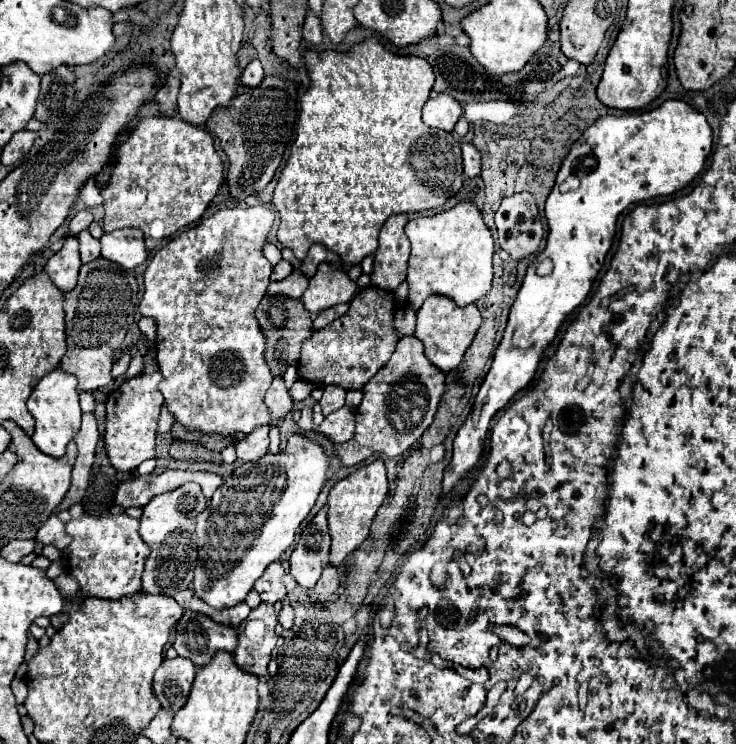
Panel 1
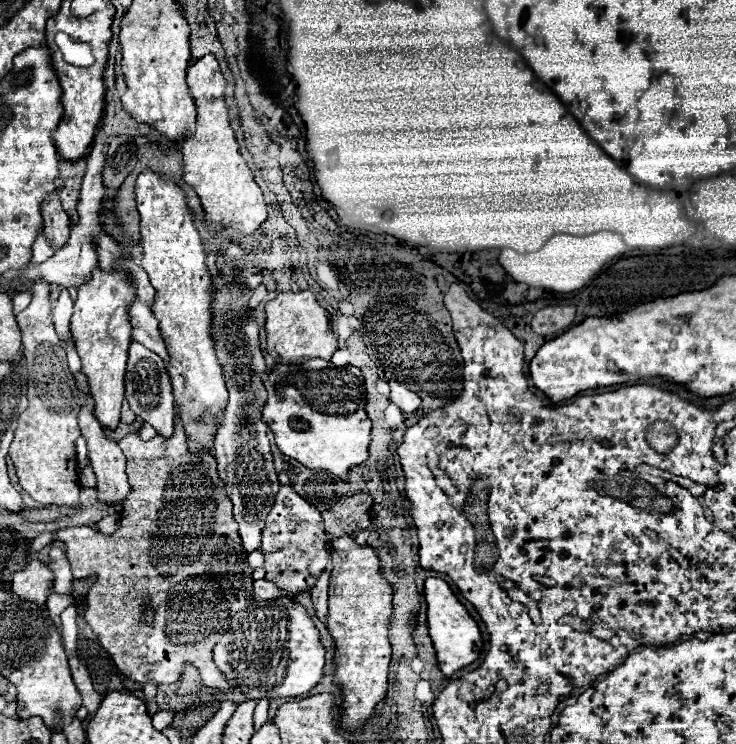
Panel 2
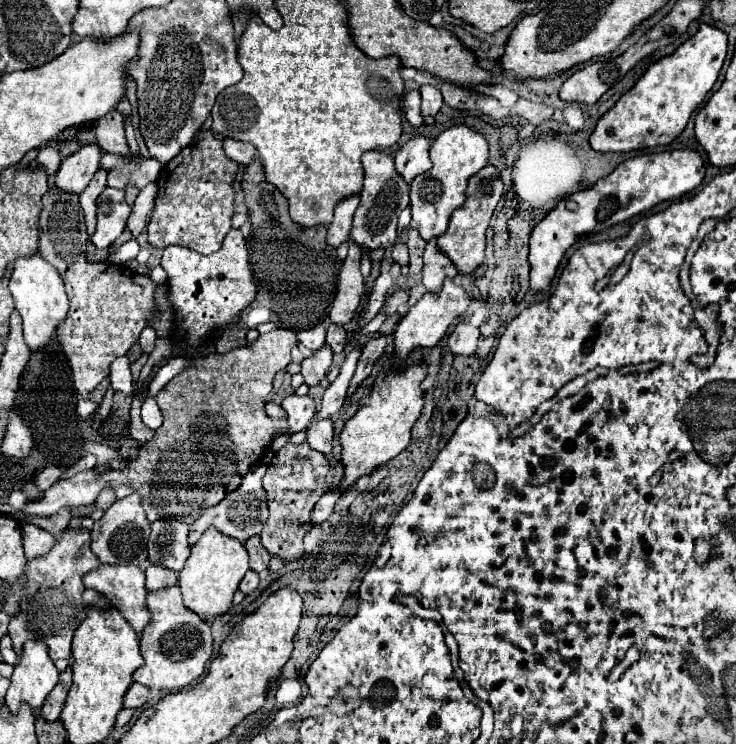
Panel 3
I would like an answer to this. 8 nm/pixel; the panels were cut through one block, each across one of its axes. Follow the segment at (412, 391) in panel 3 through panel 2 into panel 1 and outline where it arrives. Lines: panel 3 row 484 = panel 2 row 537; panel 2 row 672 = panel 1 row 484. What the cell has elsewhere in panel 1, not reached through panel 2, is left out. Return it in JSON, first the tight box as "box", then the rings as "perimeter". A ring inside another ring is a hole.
{"box":[326,458,388,566],"perimeter":[[[376,458],[368,466],[358,468],[356,472],[352,472],[350,476],[346,476],[344,480],[340,480],[332,486],[332,490],[328,494],[328,504],[326,504],[328,532],[332,538],[332,548],[330,548],[332,566],[340,566],[344,562],[344,558],[350,552],[354,552],[368,538],[372,518],[376,516],[376,510],[380,508],[386,494],[388,494],[388,480],[386,480],[384,462],[380,458]]]}

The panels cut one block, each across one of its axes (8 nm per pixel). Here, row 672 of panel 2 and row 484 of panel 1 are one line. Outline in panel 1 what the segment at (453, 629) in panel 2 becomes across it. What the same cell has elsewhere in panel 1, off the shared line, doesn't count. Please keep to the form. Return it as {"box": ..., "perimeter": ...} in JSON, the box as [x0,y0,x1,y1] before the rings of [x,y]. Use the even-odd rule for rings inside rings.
{"box":[444,100,712,492],"perimeter":[[[666,100],[662,106],[640,114],[600,116],[572,144],[568,156],[560,164],[556,186],[546,200],[546,220],[550,230],[542,256],[550,258],[554,268],[548,276],[538,276],[534,270],[524,276],[490,372],[478,390],[468,420],[454,438],[454,454],[448,466],[448,474],[452,476],[444,476],[444,492],[450,492],[452,486],[480,462],[492,416],[502,410],[516,392],[530,384],[544,348],[554,340],[556,330],[566,316],[586,300],[612,246],[620,212],[634,202],[668,196],[688,186],[692,178],[704,170],[710,150],[712,128],[704,114],[682,100]],[[570,174],[580,178],[580,188],[562,194],[558,186]]]}

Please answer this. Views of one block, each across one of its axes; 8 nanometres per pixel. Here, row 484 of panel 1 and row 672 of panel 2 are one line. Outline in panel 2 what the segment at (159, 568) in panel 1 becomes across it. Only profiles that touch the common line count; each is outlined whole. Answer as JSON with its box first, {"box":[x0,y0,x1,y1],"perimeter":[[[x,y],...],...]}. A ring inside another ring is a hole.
{"box":[176,662,202,696],"perimeter":[[[186,662],[186,664],[184,664],[184,674],[182,674],[182,678],[180,678],[180,686],[178,686],[176,694],[178,694],[178,696],[192,696],[192,694],[196,694],[196,690],[200,690],[200,688],[202,688],[202,680],[200,680],[200,676],[198,676],[196,666],[190,664],[190,662]]]}

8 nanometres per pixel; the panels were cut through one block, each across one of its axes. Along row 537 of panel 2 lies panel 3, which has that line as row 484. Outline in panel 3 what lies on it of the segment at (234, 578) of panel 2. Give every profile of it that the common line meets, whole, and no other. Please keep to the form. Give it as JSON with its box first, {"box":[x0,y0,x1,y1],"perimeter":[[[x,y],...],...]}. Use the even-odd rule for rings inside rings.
{"box":[24,328,298,524],"perimeter":[[[276,328],[268,334],[262,334],[252,346],[234,348],[226,354],[208,354],[196,356],[192,368],[186,368],[176,378],[172,378],[158,394],[156,402],[162,410],[164,424],[154,432],[154,438],[140,448],[140,456],[128,462],[122,470],[108,470],[96,478],[94,472],[78,472],[72,478],[58,480],[52,488],[46,490],[46,496],[40,502],[26,504],[24,514],[36,516],[52,516],[64,506],[82,506],[92,504],[100,494],[100,486],[110,486],[116,490],[116,498],[124,498],[132,492],[138,492],[142,498],[142,508],[148,514],[148,520],[180,520],[192,524],[196,518],[202,516],[202,510],[216,506],[222,502],[232,490],[236,490],[250,470],[270,446],[272,436],[278,430],[278,422],[270,420],[264,406],[272,392],[272,378],[278,370],[284,370],[290,364],[292,346],[298,342],[296,332]]]}

